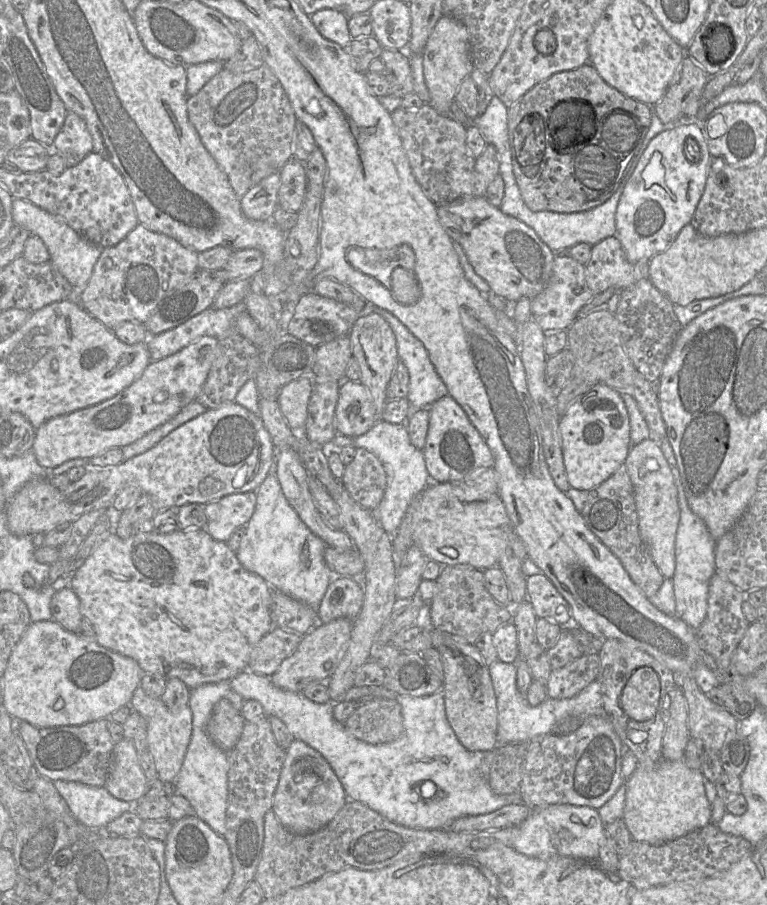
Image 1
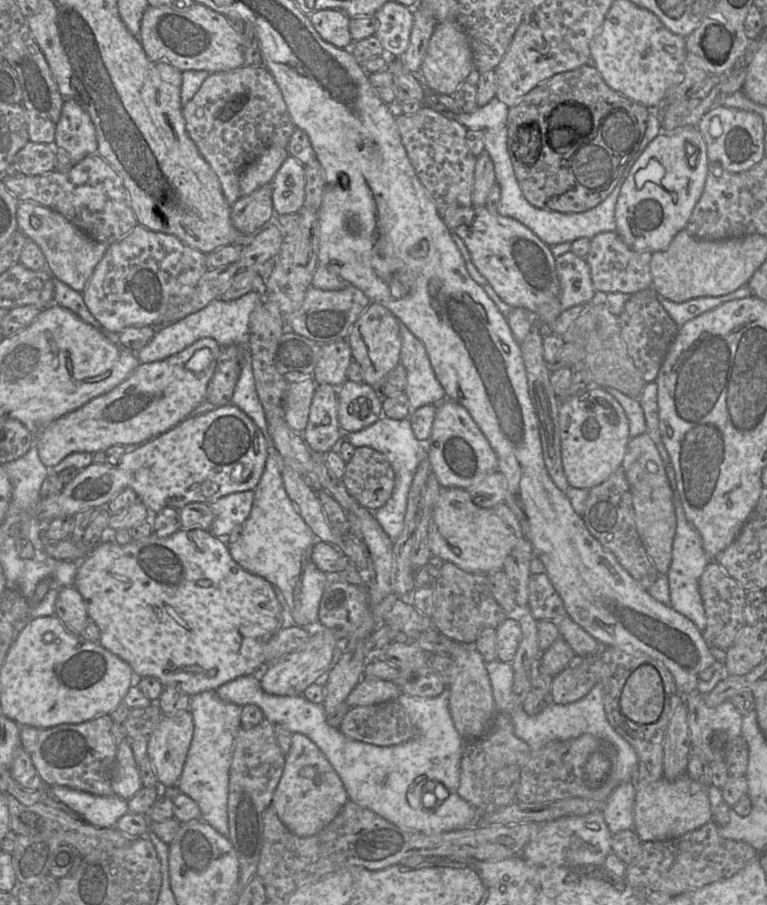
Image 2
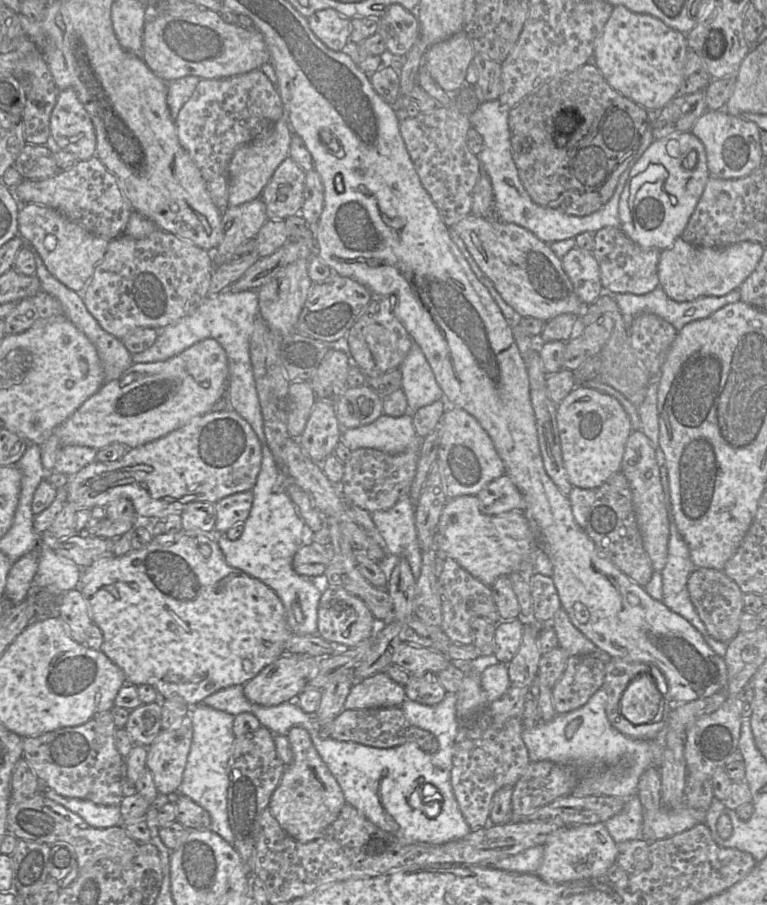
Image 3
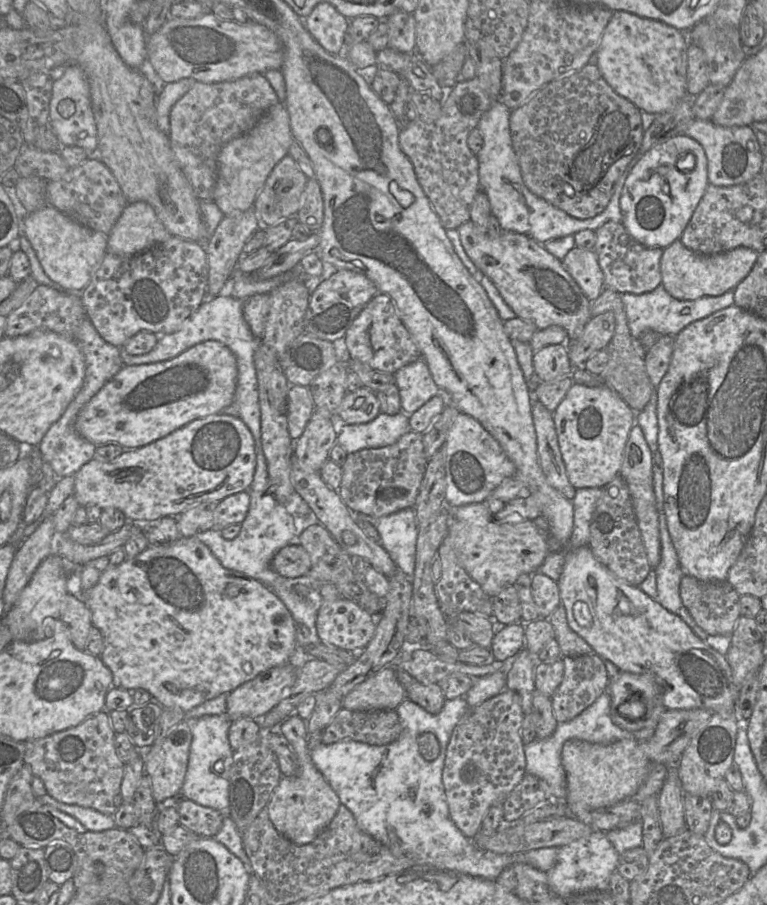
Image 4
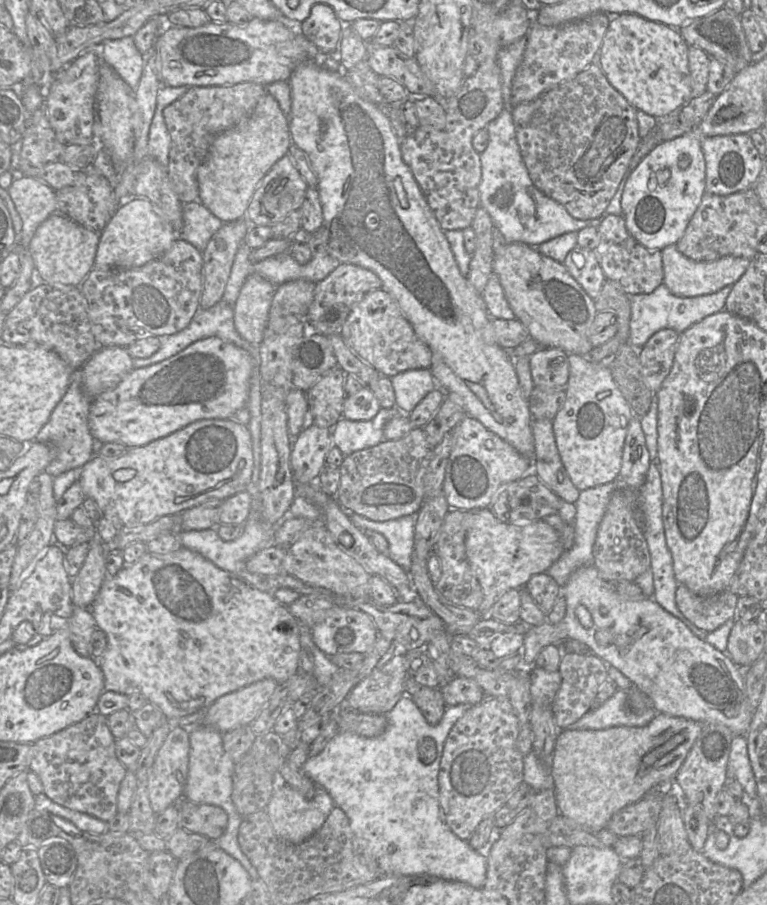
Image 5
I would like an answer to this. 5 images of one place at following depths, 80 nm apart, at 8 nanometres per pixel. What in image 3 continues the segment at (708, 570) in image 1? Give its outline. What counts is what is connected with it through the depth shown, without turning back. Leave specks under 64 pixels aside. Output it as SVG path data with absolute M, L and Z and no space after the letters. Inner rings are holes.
M671 519L667 562L661 571L662 603L685 618L701 635L708 636L705 625L693 606L687 589L689 575L696 569L689 548Z

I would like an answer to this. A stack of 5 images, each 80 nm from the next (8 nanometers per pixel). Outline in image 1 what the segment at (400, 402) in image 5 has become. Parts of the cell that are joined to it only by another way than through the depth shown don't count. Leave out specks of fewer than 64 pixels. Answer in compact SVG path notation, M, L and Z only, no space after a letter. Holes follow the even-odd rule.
M381 308L372 309L376 310L388 322L396 337L399 359L405 364L409 371L410 381L407 399L409 400L412 409L419 409L423 407L428 408L435 401L448 395L447 387L437 373L423 343L416 338L393 314Z

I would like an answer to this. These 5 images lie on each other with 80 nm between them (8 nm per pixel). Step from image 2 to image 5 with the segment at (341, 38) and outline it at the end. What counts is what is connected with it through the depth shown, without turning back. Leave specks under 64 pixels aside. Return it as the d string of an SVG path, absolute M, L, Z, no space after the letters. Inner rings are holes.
M319 3L312 6L309 17L300 24L299 32L322 54L330 54L338 45L344 25L329 5Z

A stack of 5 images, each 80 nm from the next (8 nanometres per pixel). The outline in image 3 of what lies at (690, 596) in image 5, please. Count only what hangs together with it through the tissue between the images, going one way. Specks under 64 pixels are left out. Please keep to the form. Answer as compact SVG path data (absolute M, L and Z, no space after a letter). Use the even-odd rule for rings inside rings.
M696 568L688 577L687 589L708 636L728 644L739 632L740 617L744 611L744 594L739 586L723 571L713 568Z

